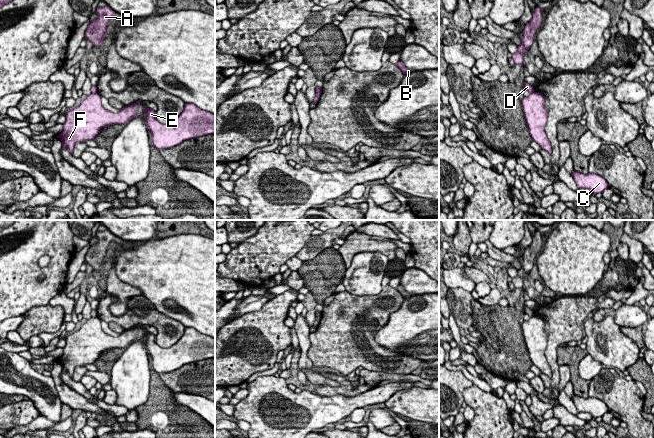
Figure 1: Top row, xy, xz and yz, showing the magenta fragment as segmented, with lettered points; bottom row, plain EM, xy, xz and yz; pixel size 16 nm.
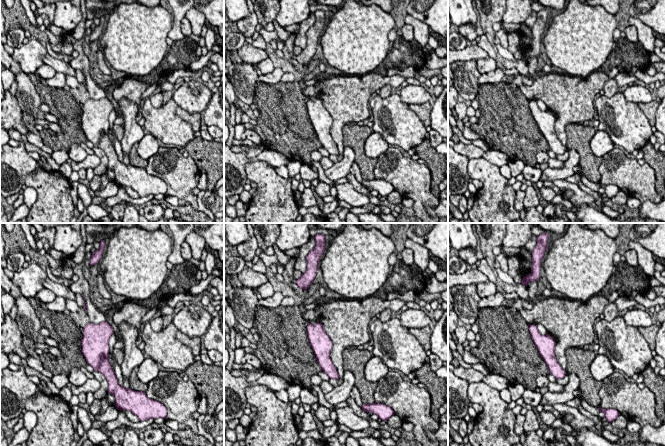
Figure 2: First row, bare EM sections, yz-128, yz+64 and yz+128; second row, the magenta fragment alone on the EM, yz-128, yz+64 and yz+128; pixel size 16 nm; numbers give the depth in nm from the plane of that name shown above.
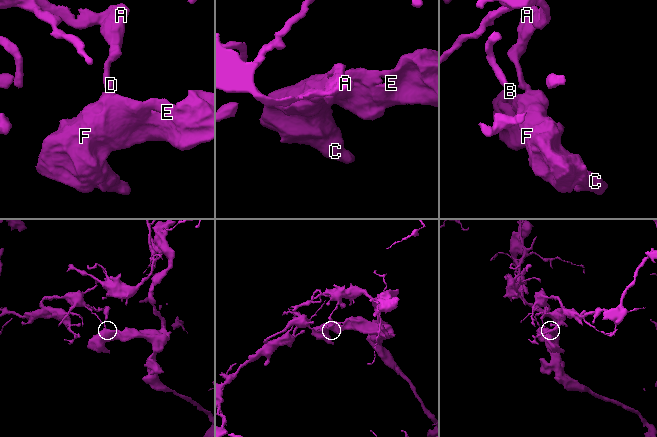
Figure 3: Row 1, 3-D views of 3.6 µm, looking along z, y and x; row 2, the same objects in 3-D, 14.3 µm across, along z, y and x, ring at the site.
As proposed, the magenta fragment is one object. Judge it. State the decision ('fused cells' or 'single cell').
fused cells

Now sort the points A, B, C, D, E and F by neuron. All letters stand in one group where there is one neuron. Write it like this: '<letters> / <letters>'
A D / B C E F

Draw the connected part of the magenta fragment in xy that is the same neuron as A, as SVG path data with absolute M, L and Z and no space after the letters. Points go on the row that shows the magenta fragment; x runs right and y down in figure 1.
M97 7L96 13L98 18L90 21L86 31L85 37L94 45L101 46L105 39L107 25L111 22L114 11L109 7Z

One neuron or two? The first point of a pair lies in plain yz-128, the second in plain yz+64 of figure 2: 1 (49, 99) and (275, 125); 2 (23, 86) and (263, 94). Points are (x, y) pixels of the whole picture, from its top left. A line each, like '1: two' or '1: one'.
1: one
2: two

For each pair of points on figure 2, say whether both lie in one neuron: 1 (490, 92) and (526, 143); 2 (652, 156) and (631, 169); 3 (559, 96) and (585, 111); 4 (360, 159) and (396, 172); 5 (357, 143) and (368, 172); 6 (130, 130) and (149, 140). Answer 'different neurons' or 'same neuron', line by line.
1: same neuron
2: different neurons
3: same neuron
4: different neurons
5: same neuron
6: different neurons

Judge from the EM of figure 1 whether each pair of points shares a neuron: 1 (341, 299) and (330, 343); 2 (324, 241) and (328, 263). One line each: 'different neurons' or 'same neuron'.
1: same neuron
2: different neurons

